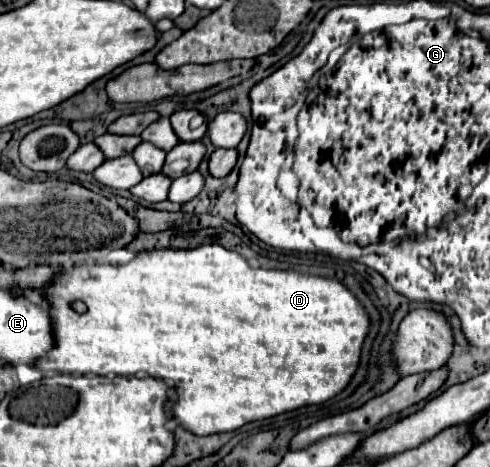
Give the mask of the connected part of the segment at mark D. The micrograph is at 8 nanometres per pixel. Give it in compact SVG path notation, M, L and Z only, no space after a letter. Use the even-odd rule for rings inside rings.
M204 244L194 250L142 252L130 264L118 264L118 266L112 266L112 264L72 266L70 276L66 276L66 280L62 280L62 284L54 284L54 288L46 288L46 292L42 292L42 294L44 294L44 298L48 298L50 314L54 316L56 348L50 356L38 360L36 368L68 372L68 374L100 374L100 376L148 374L148 376L154 376L160 380L172 380L172 386L178 394L178 400L174 406L174 418L186 430L190 430L198 436L234 432L248 422L274 418L278 414L292 412L296 408L310 406L310 404L324 404L326 400L334 398L348 386L348 382L356 374L358 364L360 364L360 350L370 332L370 316L366 314L364 306L338 280L310 276L310 274L284 272L284 270L252 268L246 262L246 258L242 258L238 252L230 252L230 250L222 248L220 244ZM74 300L82 300L88 306L88 310L84 314L70 310L70 302L74 302Z

